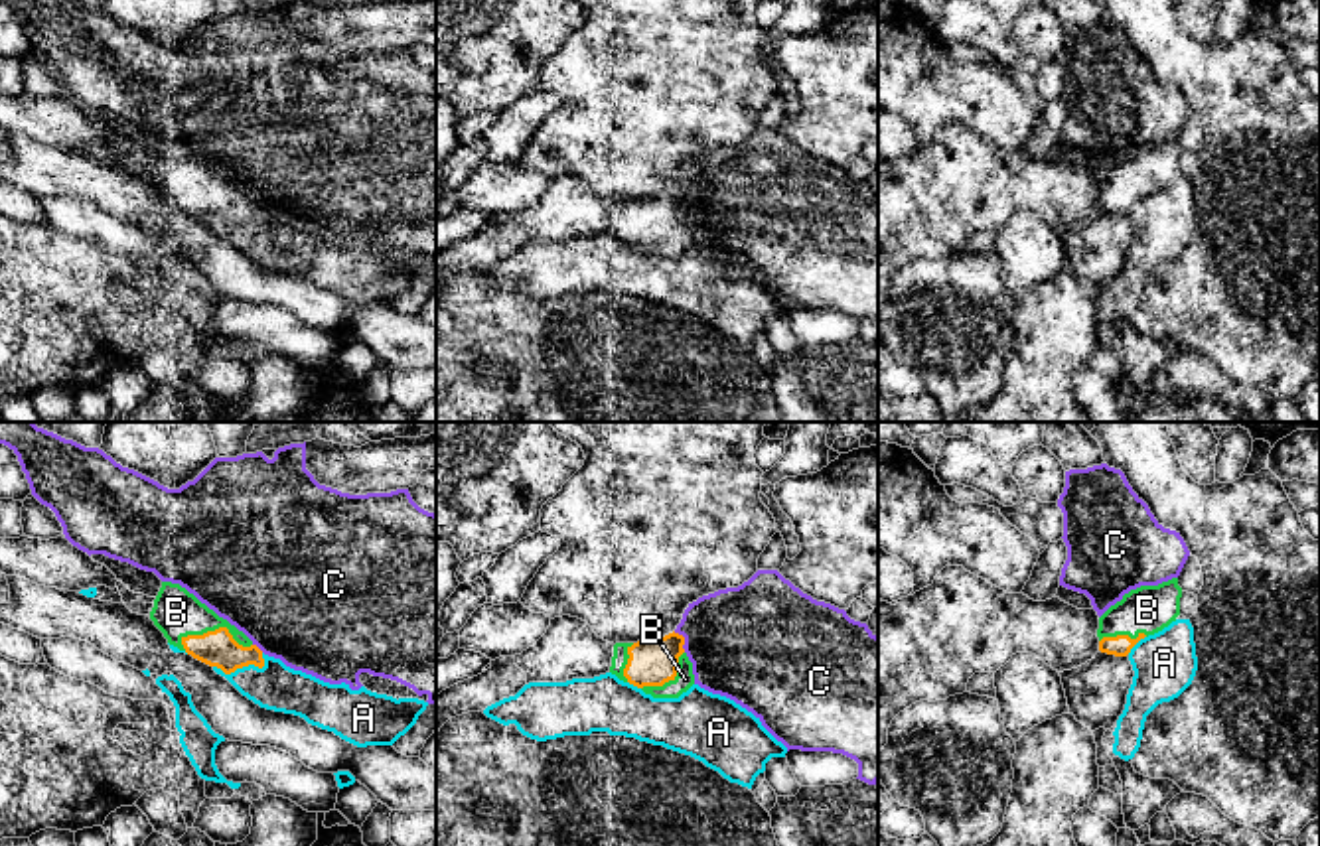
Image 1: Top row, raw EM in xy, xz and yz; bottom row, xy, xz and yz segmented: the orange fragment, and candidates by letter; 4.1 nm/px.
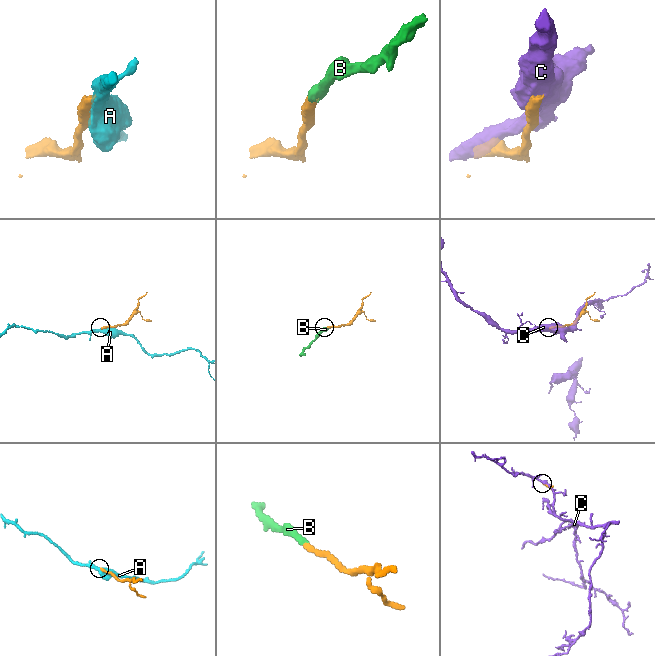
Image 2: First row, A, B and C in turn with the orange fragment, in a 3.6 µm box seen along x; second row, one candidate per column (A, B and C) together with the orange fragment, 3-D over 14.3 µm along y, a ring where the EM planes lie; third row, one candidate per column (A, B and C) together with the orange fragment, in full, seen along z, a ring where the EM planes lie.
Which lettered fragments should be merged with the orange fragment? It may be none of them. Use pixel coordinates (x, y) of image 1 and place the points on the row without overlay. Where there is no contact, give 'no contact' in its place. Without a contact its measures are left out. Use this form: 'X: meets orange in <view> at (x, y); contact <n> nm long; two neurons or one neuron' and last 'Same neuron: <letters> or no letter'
A: meets orange in xy at (241, 225); contact 220 nm long; two neurons
B: meets orange in xy at (218, 188); contact 300 nm long; one neuron
C: meets orange in xz at (683, 198); contact 100 nm long; two neurons
Same neuron: B

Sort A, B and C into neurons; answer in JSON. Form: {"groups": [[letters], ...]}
{"groups": [["A"], ["B"], ["C"]]}

